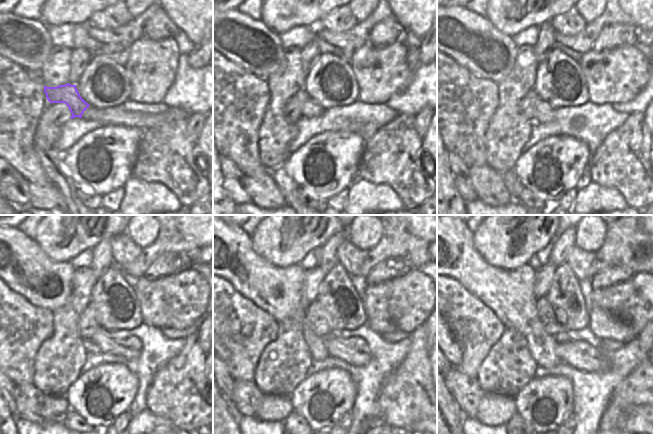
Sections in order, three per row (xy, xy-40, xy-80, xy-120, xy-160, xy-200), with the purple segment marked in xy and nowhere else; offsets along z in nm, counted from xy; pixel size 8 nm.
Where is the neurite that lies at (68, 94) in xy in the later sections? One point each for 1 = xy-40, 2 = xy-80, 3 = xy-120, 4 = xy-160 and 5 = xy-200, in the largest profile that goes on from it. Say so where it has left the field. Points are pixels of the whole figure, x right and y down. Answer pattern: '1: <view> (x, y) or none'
1: xy-40 (303, 107)
2: xy-80 (532, 107)
3: xy-120 (130, 348)
4: xy-160 (354, 351)
5: xy-200 (580, 355)

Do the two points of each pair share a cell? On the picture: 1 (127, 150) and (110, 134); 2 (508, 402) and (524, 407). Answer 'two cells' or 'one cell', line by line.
1: one cell
2: two cells

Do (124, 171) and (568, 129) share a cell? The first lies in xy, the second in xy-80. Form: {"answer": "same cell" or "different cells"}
{"answer": "different cells"}

